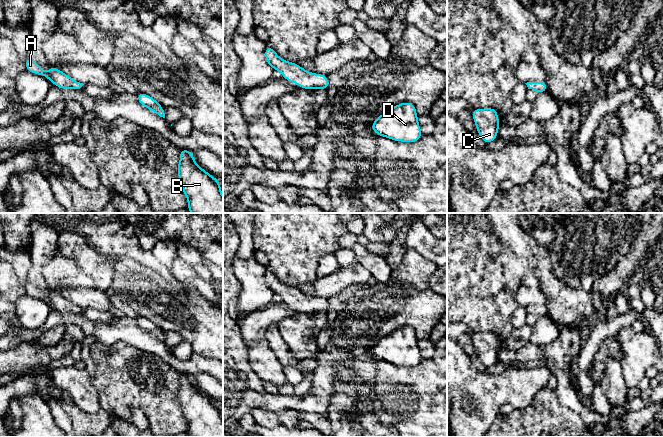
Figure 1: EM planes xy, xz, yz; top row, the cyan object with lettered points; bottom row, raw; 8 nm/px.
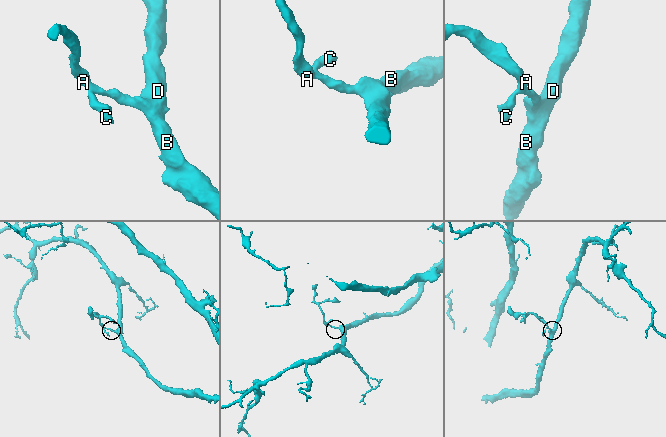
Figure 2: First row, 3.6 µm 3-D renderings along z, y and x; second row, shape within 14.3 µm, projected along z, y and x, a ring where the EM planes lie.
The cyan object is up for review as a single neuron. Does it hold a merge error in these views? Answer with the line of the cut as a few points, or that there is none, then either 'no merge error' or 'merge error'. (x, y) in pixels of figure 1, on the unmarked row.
cut none; no merge error

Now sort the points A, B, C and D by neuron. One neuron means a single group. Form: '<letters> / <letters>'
A B C D

